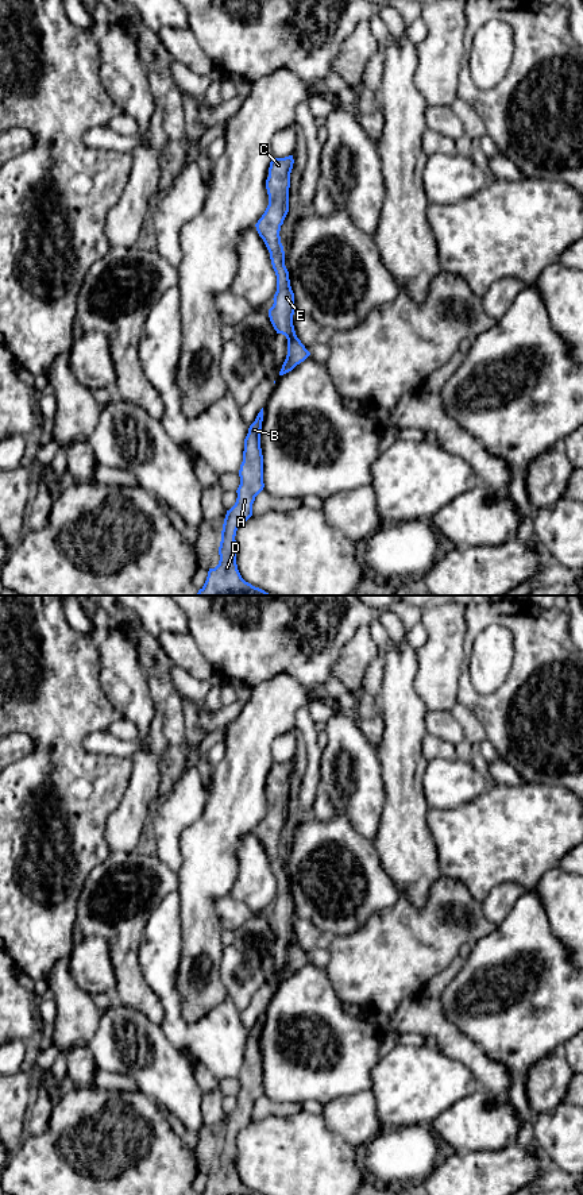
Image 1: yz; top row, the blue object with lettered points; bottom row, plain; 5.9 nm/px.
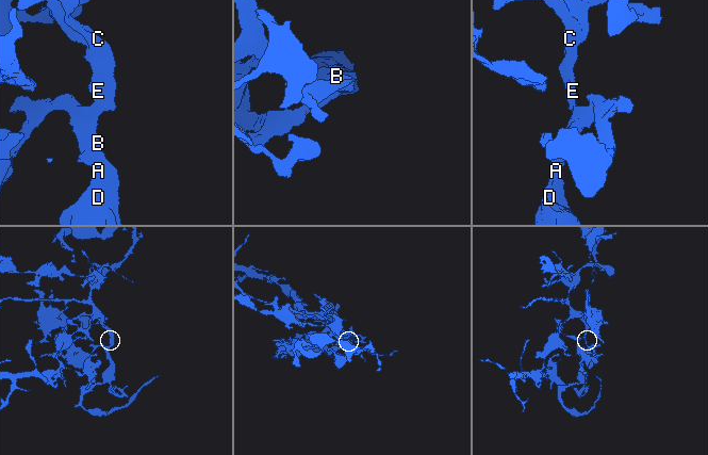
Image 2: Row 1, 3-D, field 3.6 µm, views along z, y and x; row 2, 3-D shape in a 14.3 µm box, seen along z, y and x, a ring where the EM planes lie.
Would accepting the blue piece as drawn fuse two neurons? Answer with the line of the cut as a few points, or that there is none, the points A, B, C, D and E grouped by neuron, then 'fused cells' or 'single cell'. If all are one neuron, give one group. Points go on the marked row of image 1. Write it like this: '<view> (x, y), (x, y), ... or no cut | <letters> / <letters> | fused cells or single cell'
no cut | A B C D E | single cell

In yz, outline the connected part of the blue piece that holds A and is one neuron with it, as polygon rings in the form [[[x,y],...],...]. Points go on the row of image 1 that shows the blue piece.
[[[263,408],[250,425],[244,439],[243,462],[240,464],[240,485],[236,490],[235,505],[227,510],[221,541],[219,547],[220,560],[215,568],[209,568],[204,586],[197,595],[273,595],[246,582],[236,564],[236,531],[252,516],[255,497],[263,490],[263,455],[260,448],[260,429]]]

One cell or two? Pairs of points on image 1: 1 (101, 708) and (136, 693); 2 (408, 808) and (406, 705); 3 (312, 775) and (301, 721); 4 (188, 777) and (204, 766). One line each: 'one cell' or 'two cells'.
1: two cells
2: one cell
3: one cell
4: two cells

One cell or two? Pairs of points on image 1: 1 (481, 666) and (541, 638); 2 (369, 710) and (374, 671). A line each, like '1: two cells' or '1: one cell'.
1: two cells
2: two cells

